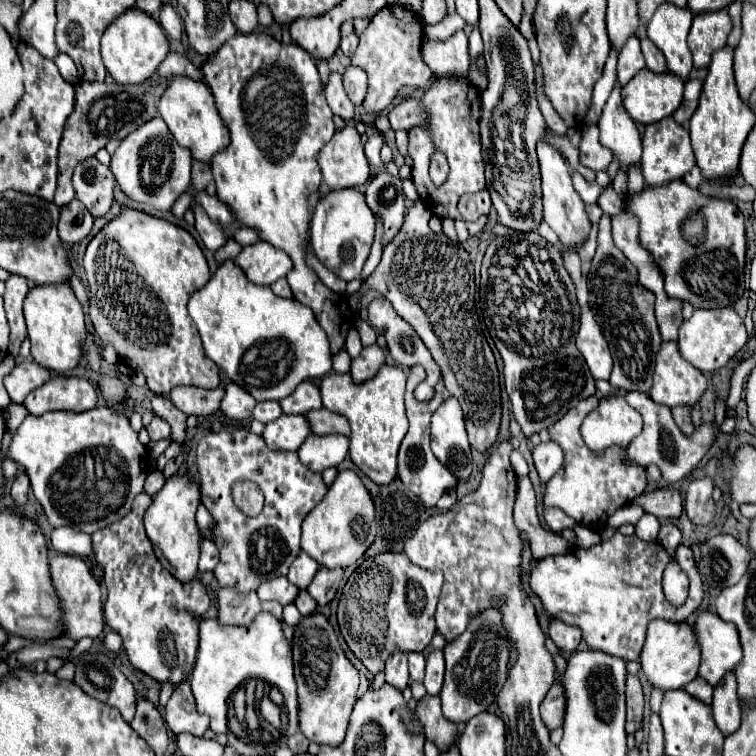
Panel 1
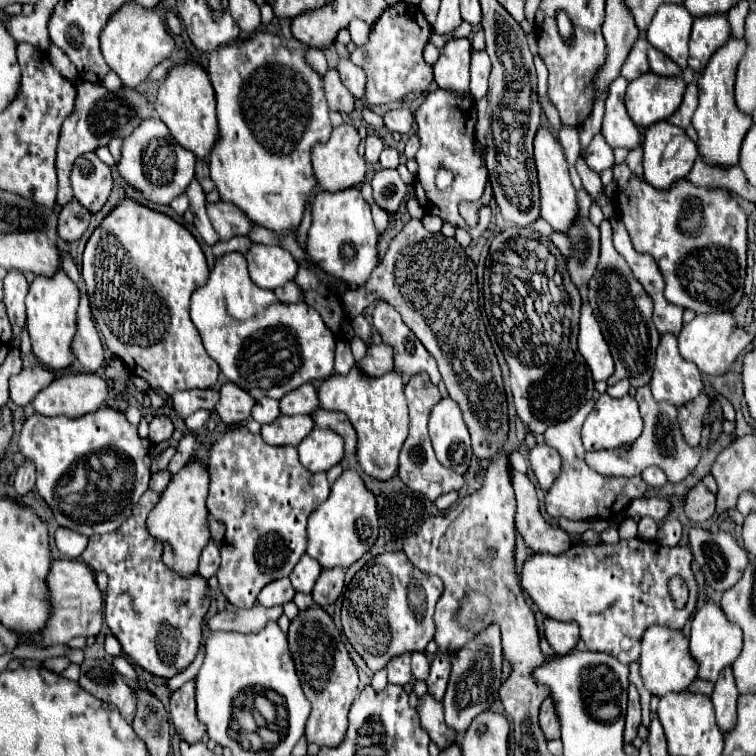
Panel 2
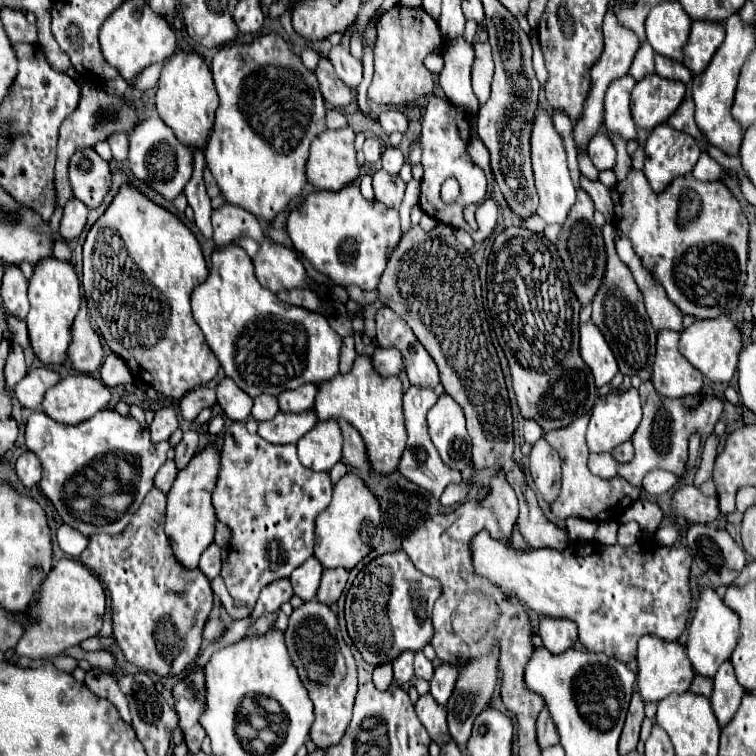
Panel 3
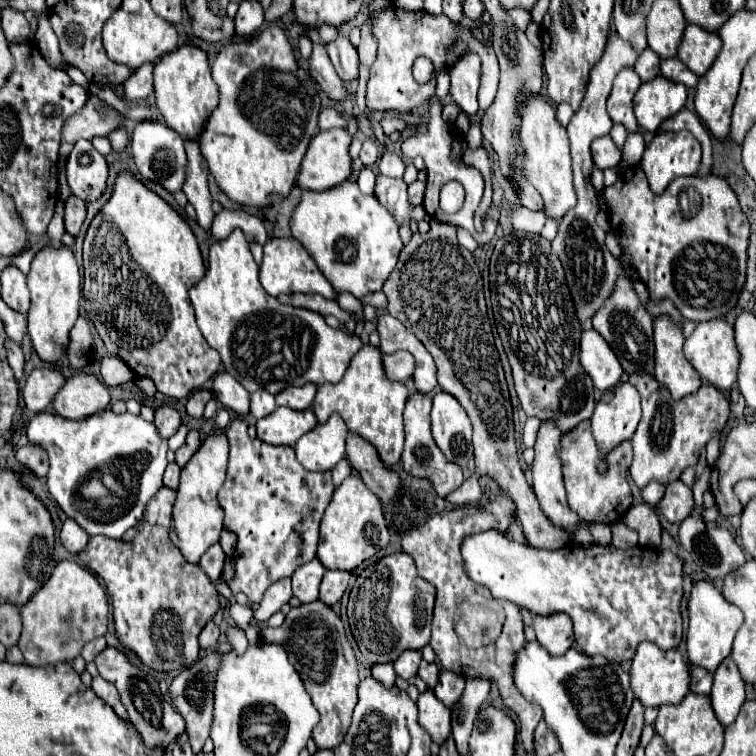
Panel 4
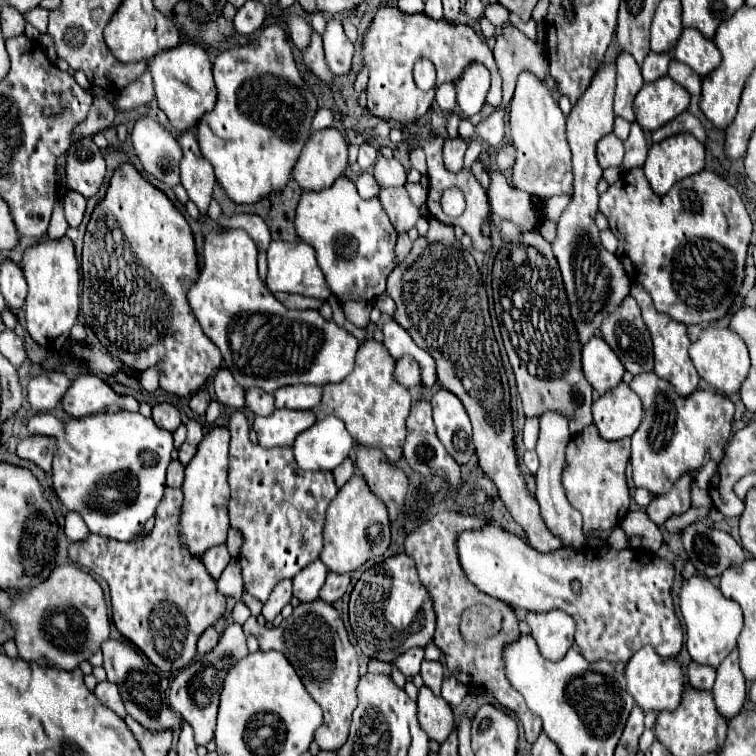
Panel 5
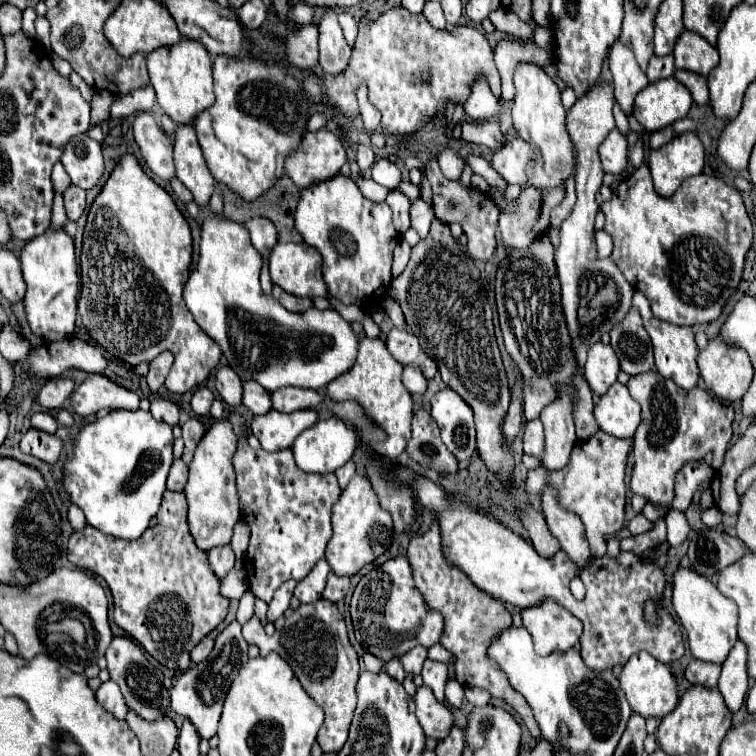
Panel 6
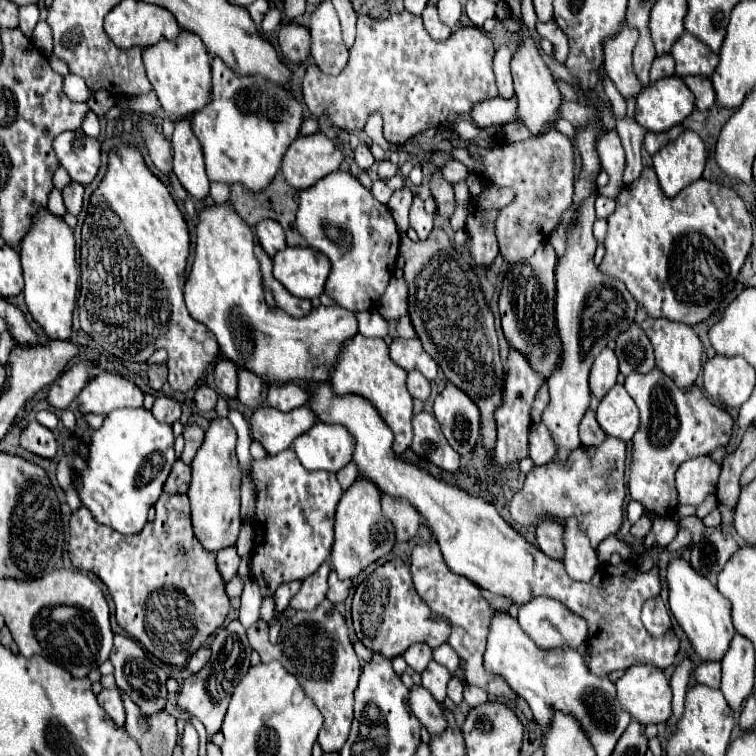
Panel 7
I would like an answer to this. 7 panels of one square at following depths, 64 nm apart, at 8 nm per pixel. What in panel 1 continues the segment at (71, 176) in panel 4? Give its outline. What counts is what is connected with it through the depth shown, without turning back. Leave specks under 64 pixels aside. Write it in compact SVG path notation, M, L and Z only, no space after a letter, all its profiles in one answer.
M88 158L76 166L74 172L76 198L86 206L94 218L108 214L114 202L114 176L108 166L100 164L96 158Z

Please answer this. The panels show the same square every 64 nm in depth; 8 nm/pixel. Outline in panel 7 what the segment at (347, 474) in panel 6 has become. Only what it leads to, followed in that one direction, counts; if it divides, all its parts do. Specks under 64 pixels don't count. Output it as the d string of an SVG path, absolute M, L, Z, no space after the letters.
M350 462L350 464L346 464L340 472L336 472L336 476L338 476L338 482L340 482L340 486L346 490L356 478L358 478L358 472L356 472L356 466Z

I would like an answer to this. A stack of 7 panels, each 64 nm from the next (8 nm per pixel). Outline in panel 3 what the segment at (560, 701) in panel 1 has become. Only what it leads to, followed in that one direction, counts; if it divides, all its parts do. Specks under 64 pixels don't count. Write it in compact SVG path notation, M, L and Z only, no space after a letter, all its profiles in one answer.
M544 706L542 712L538 714L538 740L540 740L540 748L548 748L548 746L554 746L560 742L560 736L558 736L558 730L550 718L550 712L548 708Z

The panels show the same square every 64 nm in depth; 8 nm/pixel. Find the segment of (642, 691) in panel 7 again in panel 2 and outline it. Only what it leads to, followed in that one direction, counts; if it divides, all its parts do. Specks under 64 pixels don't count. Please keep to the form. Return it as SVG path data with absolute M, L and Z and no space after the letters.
M650 626L642 638L642 654L640 654L640 674L644 686L650 694L664 696L668 692L686 690L698 672L698 664L688 648L688 636L682 630L672 630L666 626Z

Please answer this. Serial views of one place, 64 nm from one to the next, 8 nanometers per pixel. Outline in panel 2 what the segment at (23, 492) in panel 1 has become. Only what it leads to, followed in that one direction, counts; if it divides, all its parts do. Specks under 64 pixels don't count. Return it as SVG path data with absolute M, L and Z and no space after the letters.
M24 460L22 466L18 466L14 472L16 494L26 496L34 488L34 480L36 480L36 470L32 468L32 464L28 464L28 460Z

